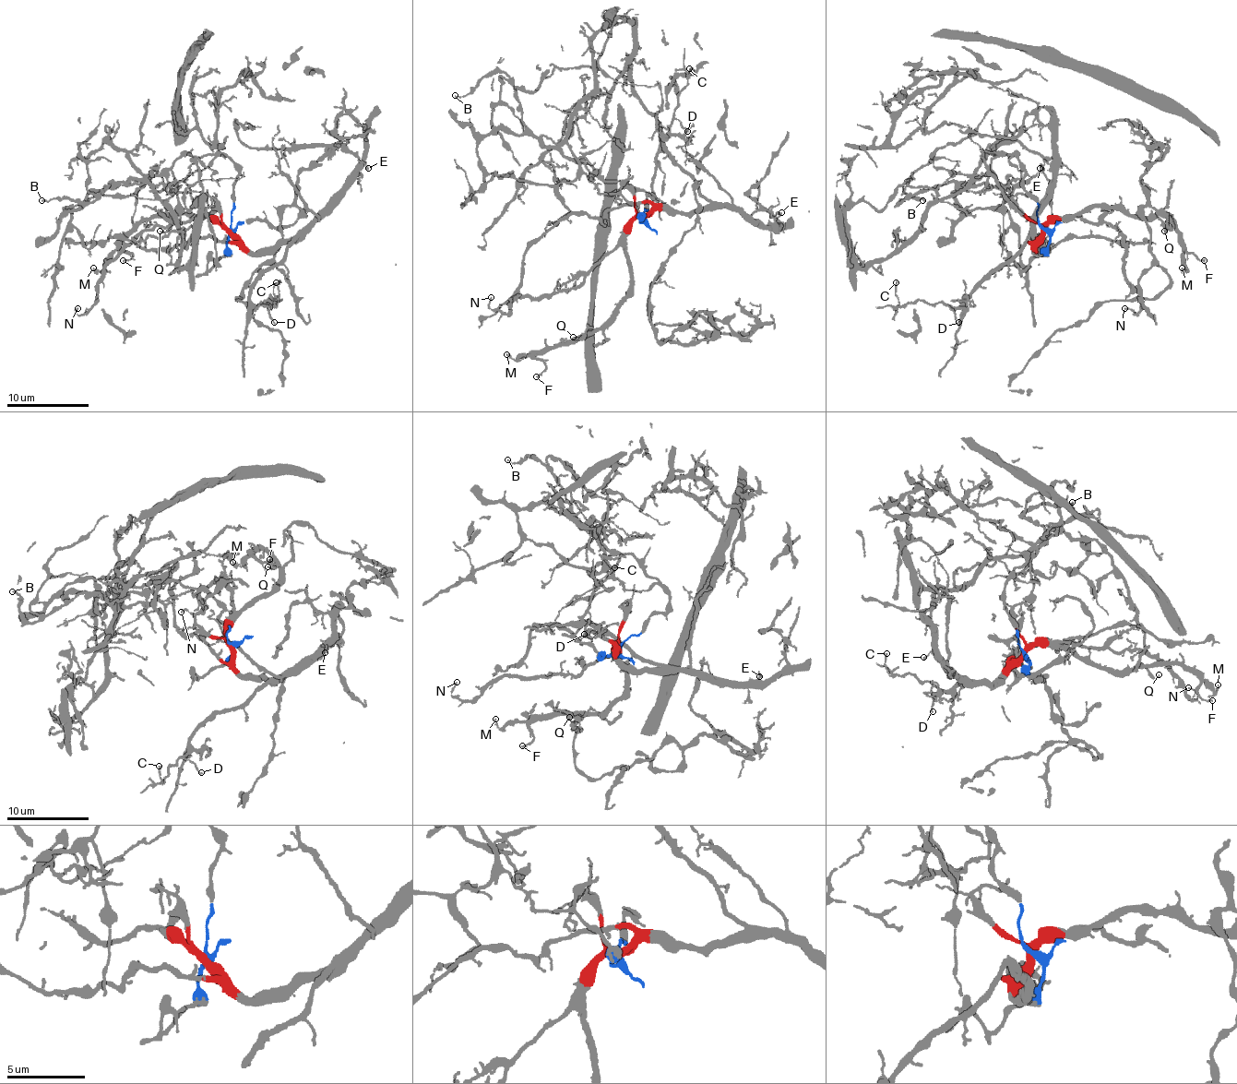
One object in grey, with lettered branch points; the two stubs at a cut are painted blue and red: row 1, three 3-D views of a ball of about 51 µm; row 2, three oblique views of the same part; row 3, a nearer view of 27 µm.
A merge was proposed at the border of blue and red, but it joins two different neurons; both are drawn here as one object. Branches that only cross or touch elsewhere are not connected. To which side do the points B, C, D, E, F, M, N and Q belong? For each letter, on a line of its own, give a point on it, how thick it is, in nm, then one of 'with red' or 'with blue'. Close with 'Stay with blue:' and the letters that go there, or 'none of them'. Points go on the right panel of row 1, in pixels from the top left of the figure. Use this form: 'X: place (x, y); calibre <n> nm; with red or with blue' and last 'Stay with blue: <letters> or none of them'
B: place (922, 200); calibre 150 nm; with blue
C: place (896, 282); calibre 170 nm; with red
D: place (958, 322); calibre 120 nm; with red
E: place (1040, 168); calibre 150 nm; with red
F: place (1204, 260); calibre 160 nm; with red
M: place (1182, 268); calibre 200 nm; with red
N: place (1124, 308); calibre 120 nm; with red
Q: place (1164, 231); calibre 140 nm; with red
Stay with blue: B

